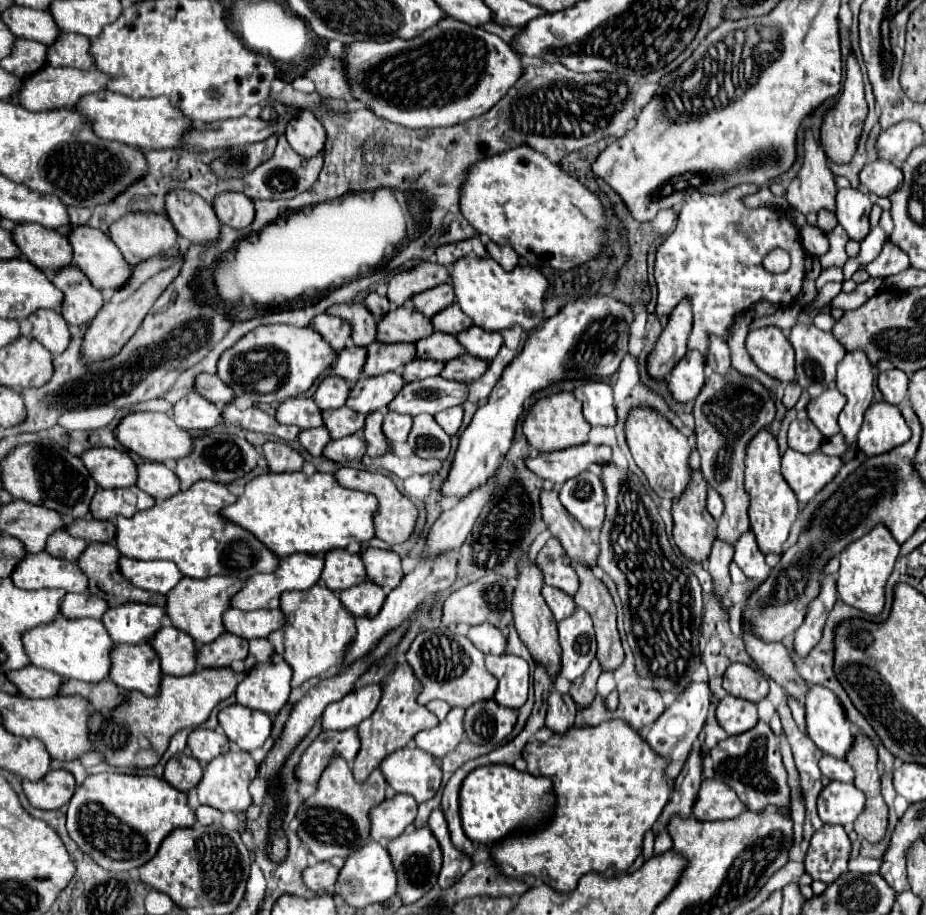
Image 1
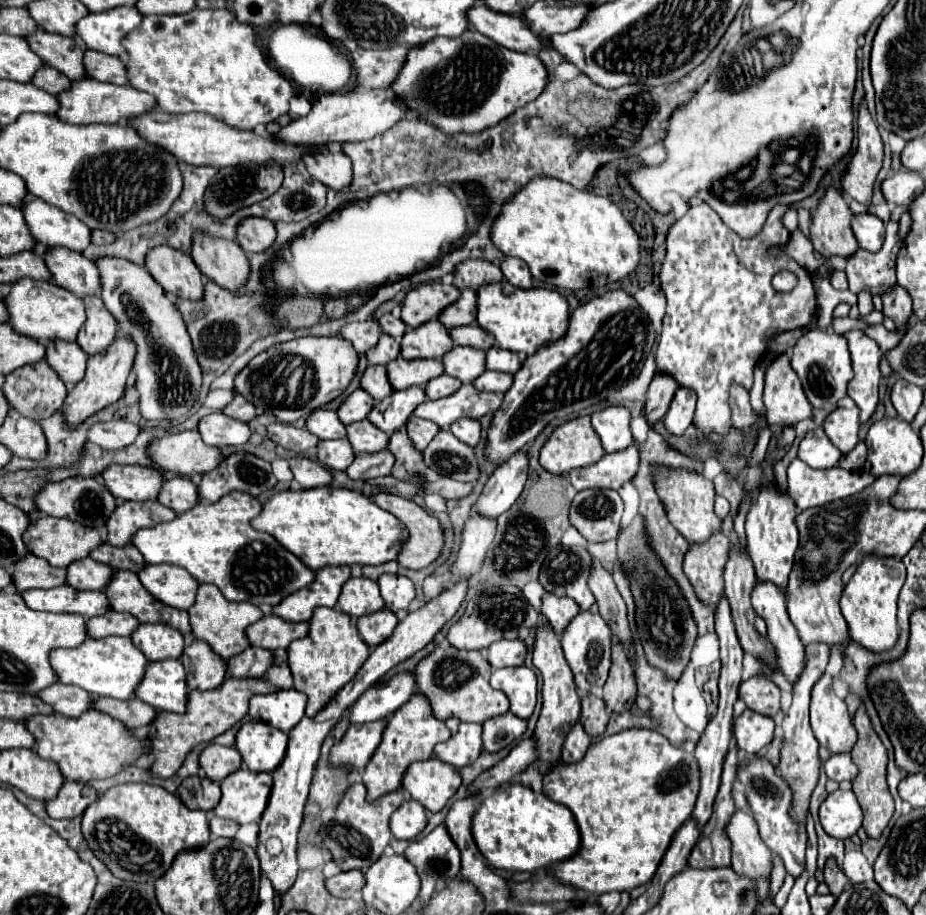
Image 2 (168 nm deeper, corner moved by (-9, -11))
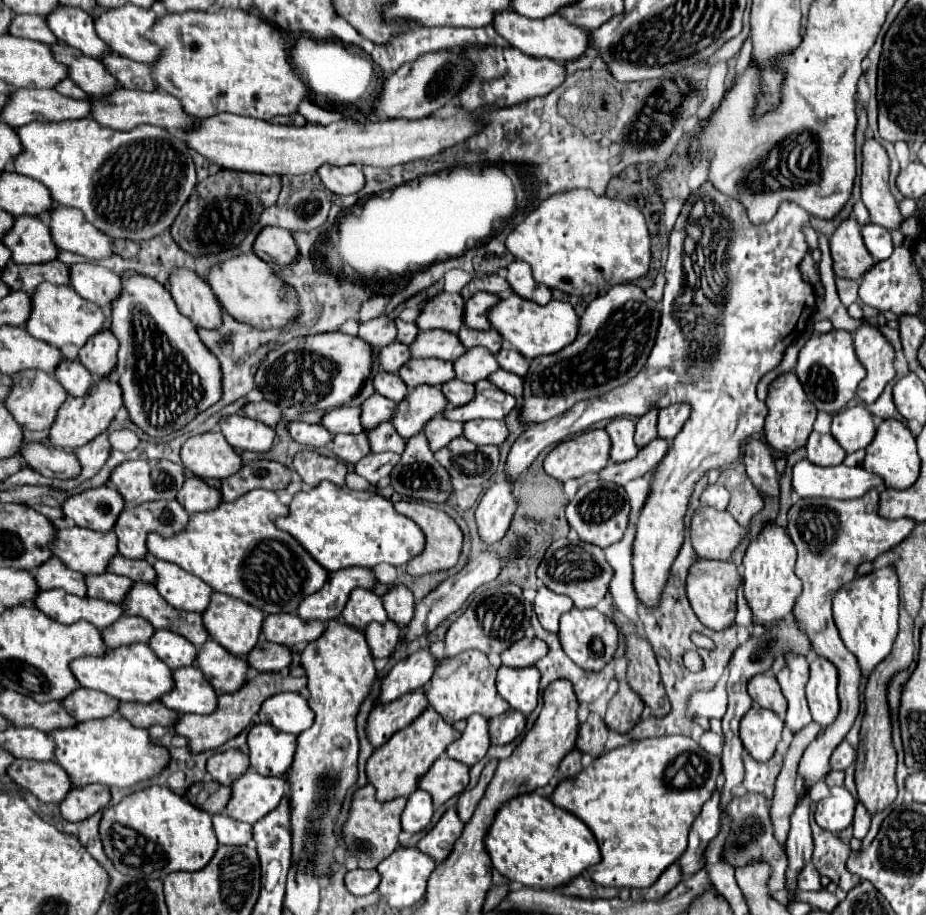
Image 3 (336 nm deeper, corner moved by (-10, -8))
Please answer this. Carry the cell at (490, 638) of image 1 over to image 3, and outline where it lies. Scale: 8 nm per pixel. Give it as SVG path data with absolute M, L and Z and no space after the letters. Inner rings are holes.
M524 637L522 641L514 643L510 649L502 653L502 663L508 667L530 667L536 665L546 653L548 645L542 639Z

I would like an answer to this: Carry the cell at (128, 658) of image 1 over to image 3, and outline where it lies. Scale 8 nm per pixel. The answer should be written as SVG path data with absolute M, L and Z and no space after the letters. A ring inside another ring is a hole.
M196 665L188 669L178 669L174 671L174 681L176 681L174 693L166 693L166 697L162 697L162 703L166 707L174 709L180 715L186 713L208 715L216 711L218 693L208 683L202 669L198 669Z

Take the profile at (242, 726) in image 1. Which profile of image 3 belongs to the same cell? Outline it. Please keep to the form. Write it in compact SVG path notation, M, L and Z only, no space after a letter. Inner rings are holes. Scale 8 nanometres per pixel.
M258 723L248 733L250 763L260 775L284 775L294 759L296 735L274 729L268 723Z

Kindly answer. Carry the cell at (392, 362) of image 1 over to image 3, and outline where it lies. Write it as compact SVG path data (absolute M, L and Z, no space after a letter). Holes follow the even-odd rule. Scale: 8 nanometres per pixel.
M410 359L398 371L398 375L408 385L408 389L418 385L442 385L456 377L452 363L438 359Z

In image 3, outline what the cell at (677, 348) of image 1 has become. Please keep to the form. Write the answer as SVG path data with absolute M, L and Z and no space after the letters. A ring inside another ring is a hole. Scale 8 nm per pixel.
M652 409L650 413L646 413L646 417L642 417L638 423L636 423L636 437L634 437L634 443L638 449L646 447L652 439L656 439L656 421L658 419L658 409Z

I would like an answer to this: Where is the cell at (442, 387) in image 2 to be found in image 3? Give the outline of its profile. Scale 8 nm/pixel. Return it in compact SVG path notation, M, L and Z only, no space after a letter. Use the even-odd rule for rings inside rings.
M454 379L454 381L448 381L446 385L442 385L442 391L446 393L446 399L450 401L450 405L454 407L462 407L466 405L468 401L474 399L474 385L470 383L464 383L460 379Z

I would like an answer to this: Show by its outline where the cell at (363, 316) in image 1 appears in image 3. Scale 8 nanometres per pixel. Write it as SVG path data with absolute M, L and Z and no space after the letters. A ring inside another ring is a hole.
M394 341L392 345L386 345L382 347L380 351L380 365L384 371L388 373L398 373L400 367L410 361L412 355L410 355L410 347L402 345L400 341Z

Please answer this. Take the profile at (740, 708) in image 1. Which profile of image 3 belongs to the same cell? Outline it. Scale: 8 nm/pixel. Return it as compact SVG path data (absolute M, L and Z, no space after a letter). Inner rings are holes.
M752 707L740 721L740 739L756 761L768 761L780 743L784 721L766 709Z

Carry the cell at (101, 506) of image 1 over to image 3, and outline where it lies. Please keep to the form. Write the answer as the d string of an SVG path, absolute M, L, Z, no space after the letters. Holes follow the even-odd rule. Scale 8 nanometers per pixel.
M150 501L150 503L138 505L138 507L126 507L124 513L120 513L118 523L114 527L114 533L118 535L118 553L128 559L146 559L148 533L158 533L168 539L168 537L174 537L180 531L184 531L186 525L188 525L188 513L178 501Z

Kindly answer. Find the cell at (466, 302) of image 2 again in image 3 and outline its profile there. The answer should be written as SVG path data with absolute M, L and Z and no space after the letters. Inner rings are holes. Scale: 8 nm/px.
M476 293L474 297L470 297L470 301L466 301L466 321L464 321L464 325L470 327L470 329L488 331L490 329L488 311L498 301L500 301L500 297L490 295L490 293Z

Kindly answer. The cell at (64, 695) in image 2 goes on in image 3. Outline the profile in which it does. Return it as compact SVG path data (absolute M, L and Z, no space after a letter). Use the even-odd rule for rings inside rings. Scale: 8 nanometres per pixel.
M82 687L82 689L74 691L70 697L66 697L66 701L62 701L62 705L78 723L82 723L82 721L114 715L118 711L120 701L106 693Z

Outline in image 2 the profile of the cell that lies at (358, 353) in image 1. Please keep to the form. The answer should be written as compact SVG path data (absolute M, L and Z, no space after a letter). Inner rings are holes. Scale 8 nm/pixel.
M367 366L363 376L361 376L361 388L369 392L375 400L383 400L393 392L387 376L385 376L385 366Z

